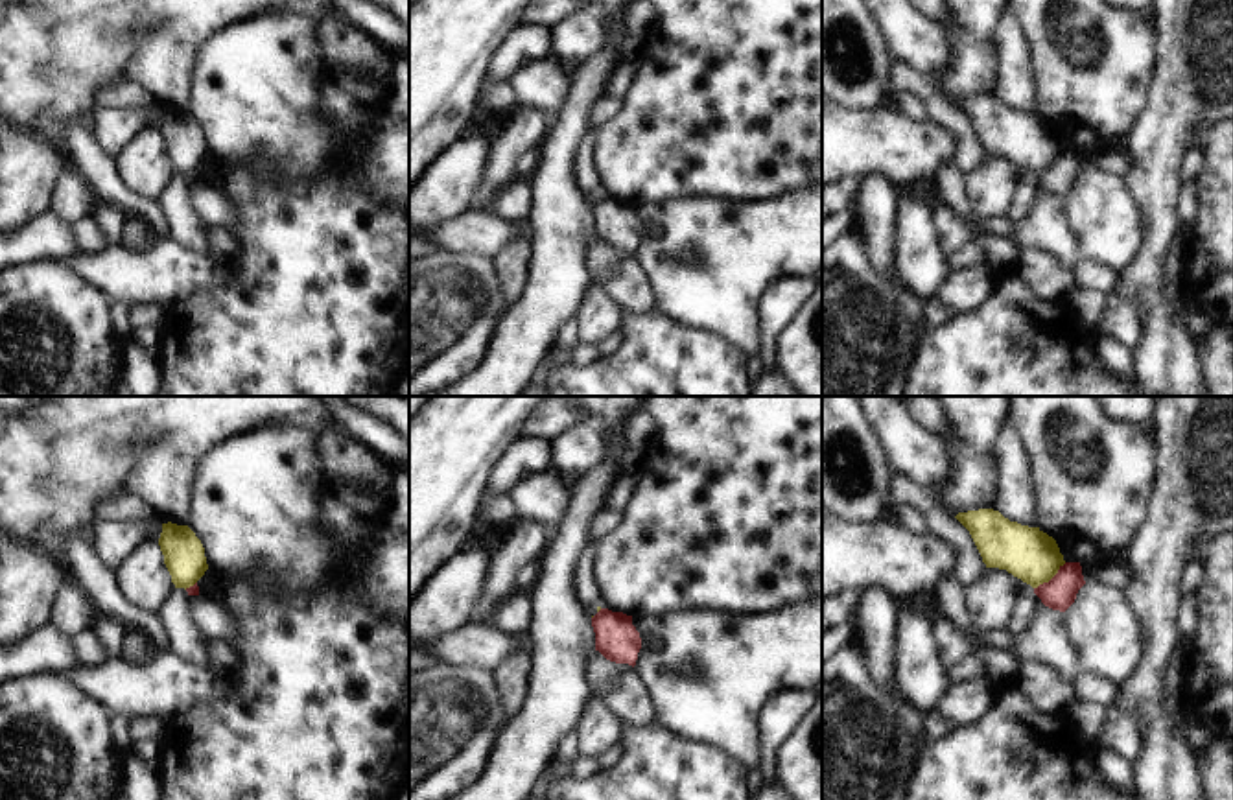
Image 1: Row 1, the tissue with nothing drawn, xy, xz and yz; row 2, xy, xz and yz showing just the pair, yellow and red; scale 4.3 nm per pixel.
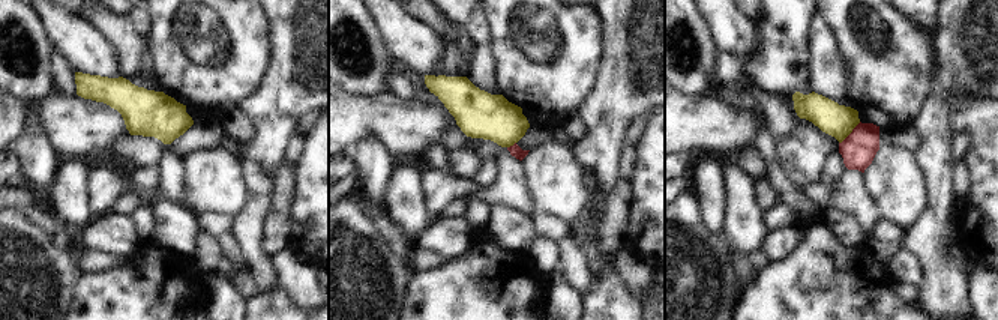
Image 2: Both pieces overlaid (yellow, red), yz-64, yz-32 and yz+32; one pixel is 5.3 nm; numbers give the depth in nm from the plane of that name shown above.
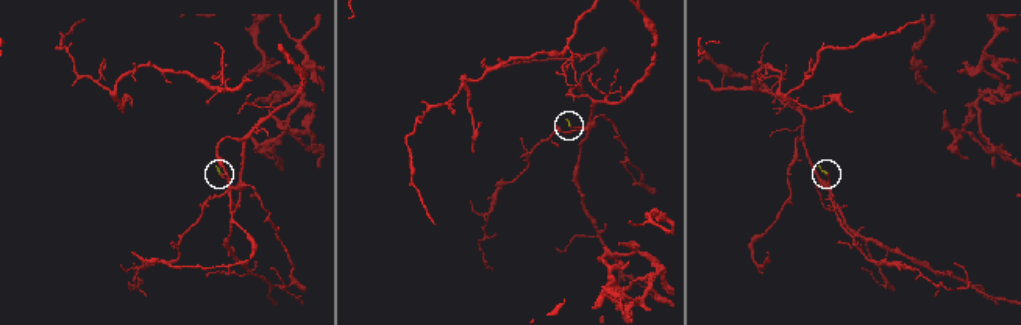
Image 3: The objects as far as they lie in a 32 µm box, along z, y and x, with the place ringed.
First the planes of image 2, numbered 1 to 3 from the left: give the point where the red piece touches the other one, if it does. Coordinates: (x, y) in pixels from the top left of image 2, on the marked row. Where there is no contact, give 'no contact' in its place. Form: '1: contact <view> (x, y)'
1: no contact
2: contact yz-32 (511, 144)
3: contact yz+32 (850, 132)

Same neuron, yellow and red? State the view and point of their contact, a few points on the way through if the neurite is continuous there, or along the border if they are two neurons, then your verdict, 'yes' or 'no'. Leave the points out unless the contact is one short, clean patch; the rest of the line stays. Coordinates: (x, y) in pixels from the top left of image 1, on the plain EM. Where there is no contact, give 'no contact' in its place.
yz (1049, 166) | along yz (1066, 150), (1034, 176) | no

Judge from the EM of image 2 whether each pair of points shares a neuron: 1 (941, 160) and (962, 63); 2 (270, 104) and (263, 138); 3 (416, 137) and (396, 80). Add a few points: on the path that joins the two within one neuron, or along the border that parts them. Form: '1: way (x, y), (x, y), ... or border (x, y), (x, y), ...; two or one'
1: way (938, 135), (938, 105), (947, 87); one
2: way (270, 113), (270, 129); one
3: border (386, 87), (404, 101), (413, 99); two

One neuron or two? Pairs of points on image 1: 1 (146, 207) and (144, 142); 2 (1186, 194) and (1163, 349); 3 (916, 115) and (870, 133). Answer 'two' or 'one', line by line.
1: two
2: two
3: two

